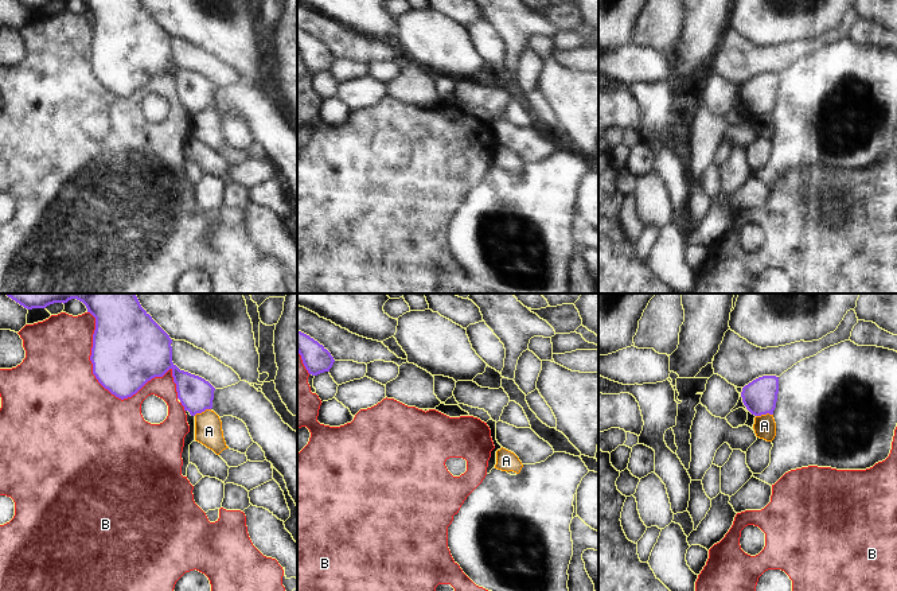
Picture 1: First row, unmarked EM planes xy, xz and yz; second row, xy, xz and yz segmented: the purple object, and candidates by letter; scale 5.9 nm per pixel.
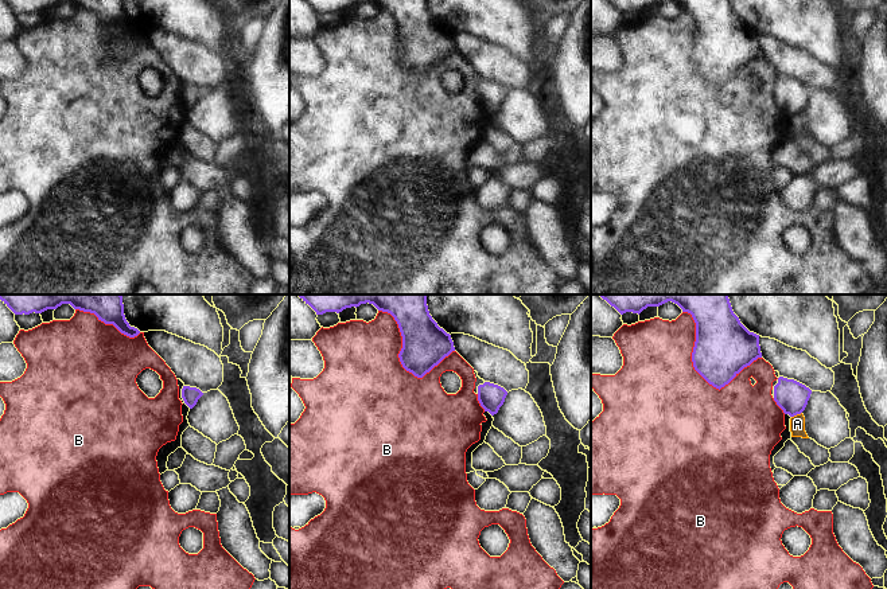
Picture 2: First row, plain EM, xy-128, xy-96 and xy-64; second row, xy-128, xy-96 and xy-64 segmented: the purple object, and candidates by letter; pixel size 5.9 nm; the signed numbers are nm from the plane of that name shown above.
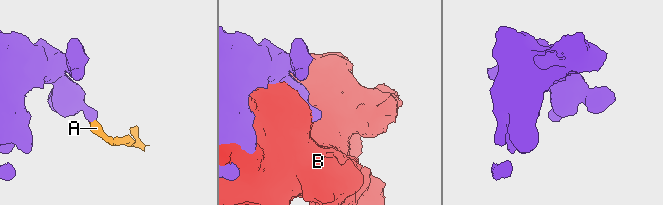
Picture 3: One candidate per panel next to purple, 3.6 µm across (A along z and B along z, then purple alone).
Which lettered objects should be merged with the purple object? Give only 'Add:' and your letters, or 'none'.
Add: none.

